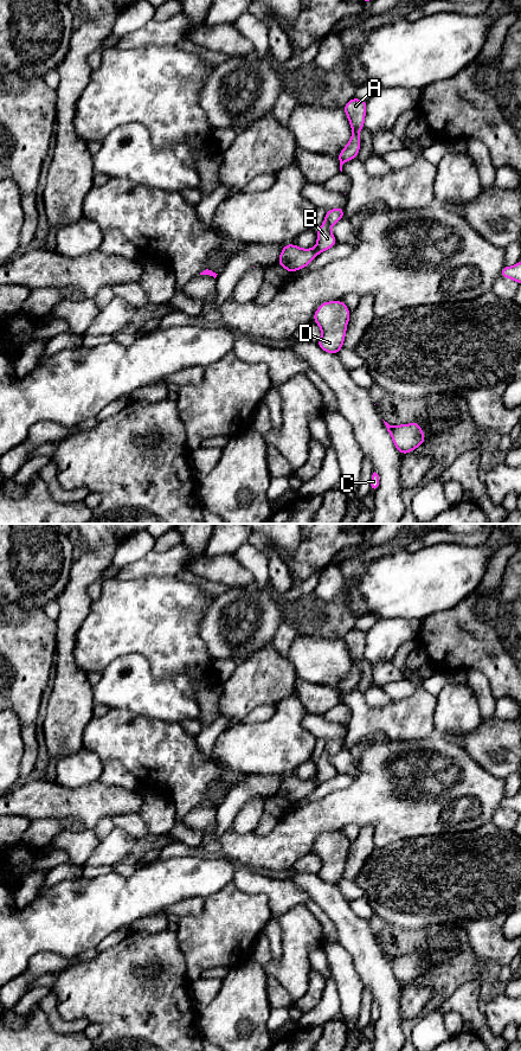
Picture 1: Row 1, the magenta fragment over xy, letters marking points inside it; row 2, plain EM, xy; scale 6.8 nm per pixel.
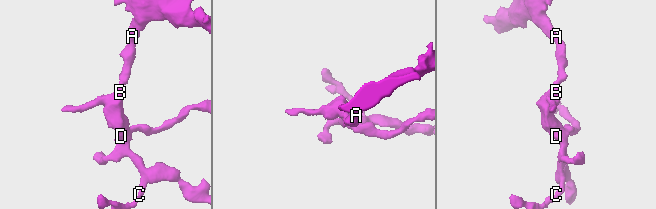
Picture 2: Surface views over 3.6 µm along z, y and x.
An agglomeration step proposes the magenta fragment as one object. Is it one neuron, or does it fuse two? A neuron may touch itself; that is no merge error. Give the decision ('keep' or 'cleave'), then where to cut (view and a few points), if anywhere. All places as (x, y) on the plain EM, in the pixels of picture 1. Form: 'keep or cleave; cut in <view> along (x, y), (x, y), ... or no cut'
keep; no cut

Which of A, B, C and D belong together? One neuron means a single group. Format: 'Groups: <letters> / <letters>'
Groups: A B C D

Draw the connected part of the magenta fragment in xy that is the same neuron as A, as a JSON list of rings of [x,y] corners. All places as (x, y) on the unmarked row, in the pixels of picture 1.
[[[353,628],[346,634],[343,641],[348,647],[348,652],[352,658],[352,668],[348,672],[347,677],[340,682],[337,690],[340,693],[340,701],[342,703],[342,696],[350,690],[358,688],[360,680],[360,661],[365,656],[365,646],[366,646],[367,633]]]

